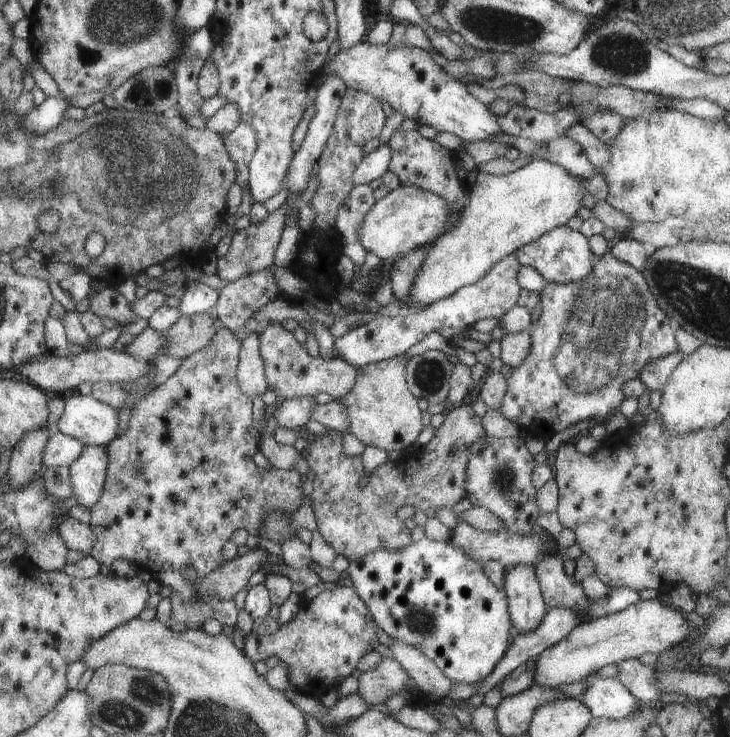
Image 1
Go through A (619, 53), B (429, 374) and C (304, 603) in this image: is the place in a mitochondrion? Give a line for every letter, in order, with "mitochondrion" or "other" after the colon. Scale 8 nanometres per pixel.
A: mitochondrion
B: mitochondrion
C: other

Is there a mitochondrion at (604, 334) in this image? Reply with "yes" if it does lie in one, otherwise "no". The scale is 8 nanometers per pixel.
yes

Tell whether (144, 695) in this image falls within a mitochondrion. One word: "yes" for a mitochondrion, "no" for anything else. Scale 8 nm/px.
yes

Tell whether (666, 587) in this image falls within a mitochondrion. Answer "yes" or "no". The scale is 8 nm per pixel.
no

